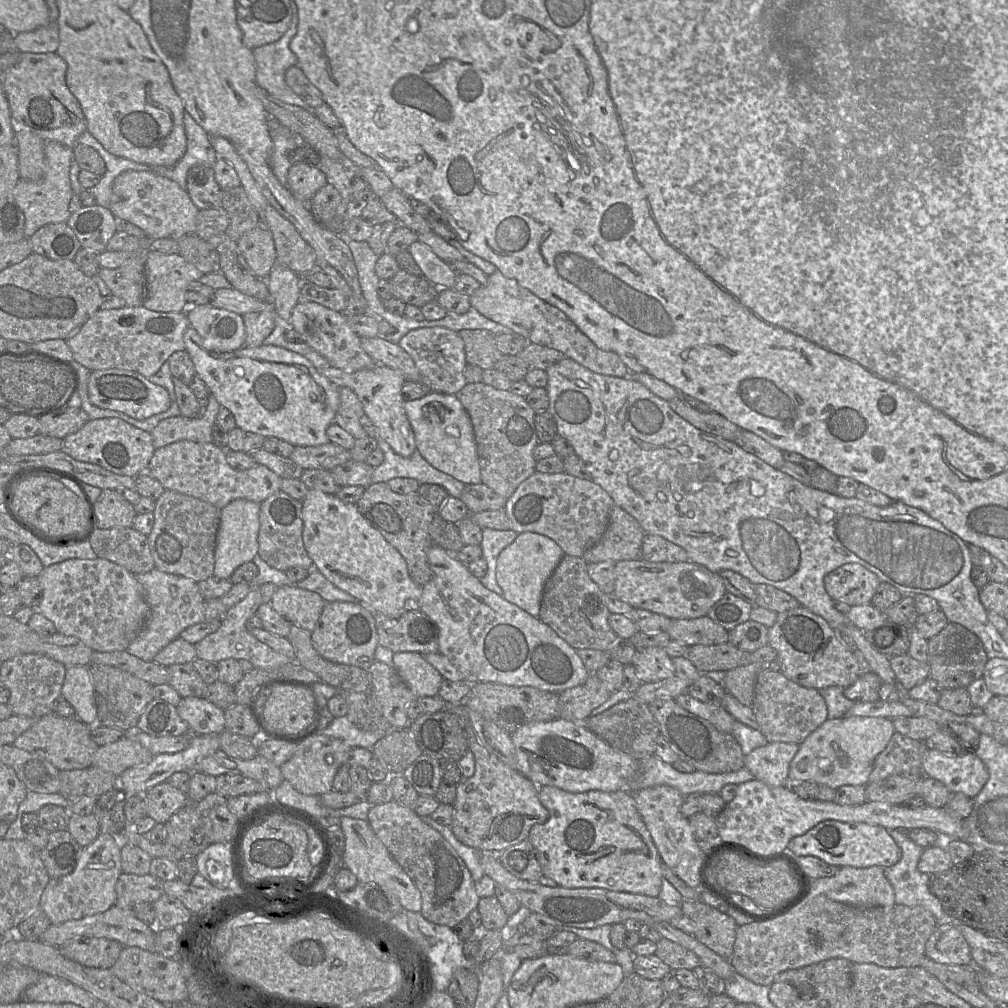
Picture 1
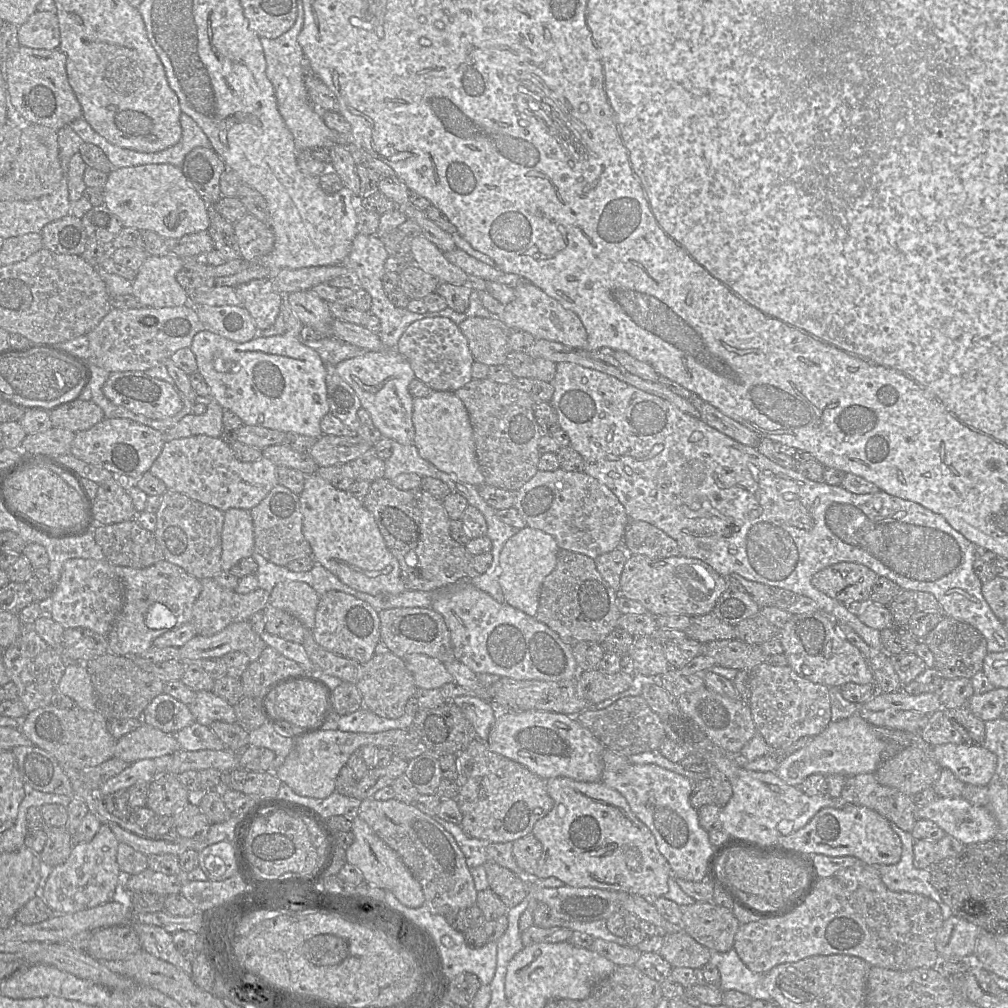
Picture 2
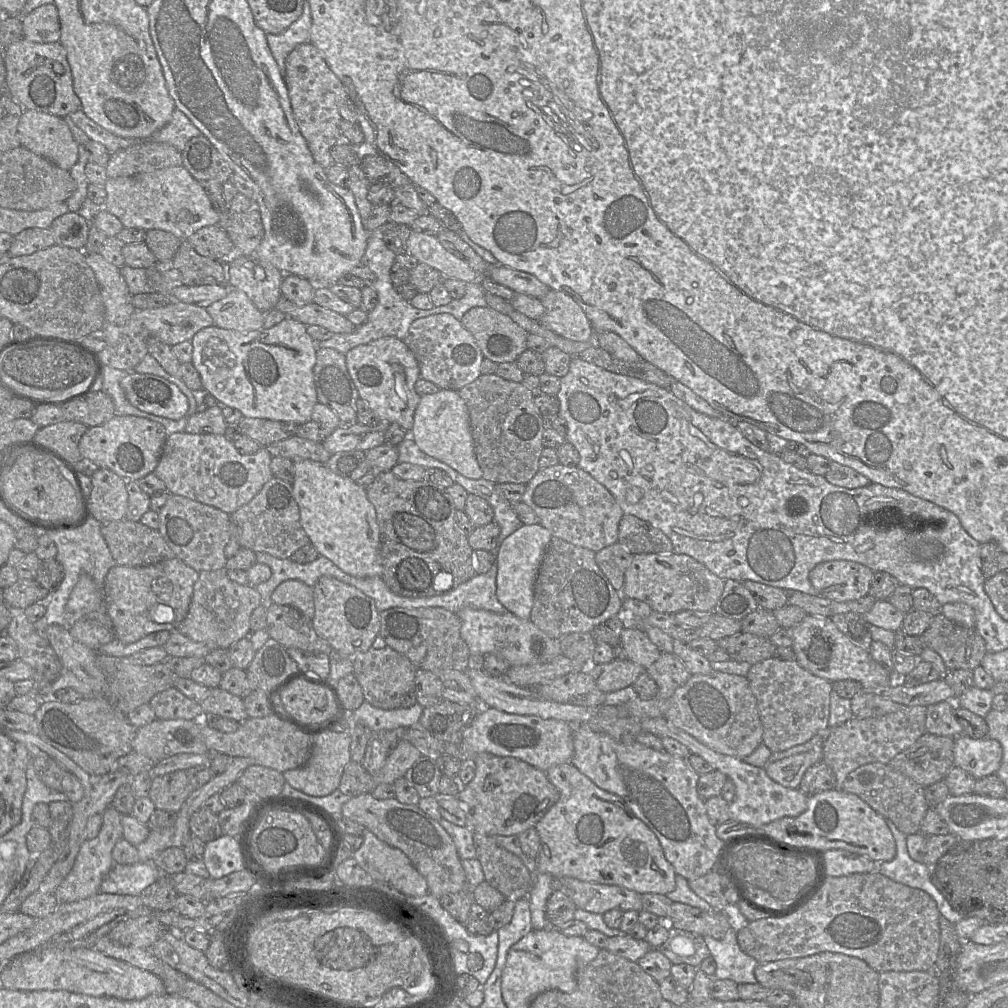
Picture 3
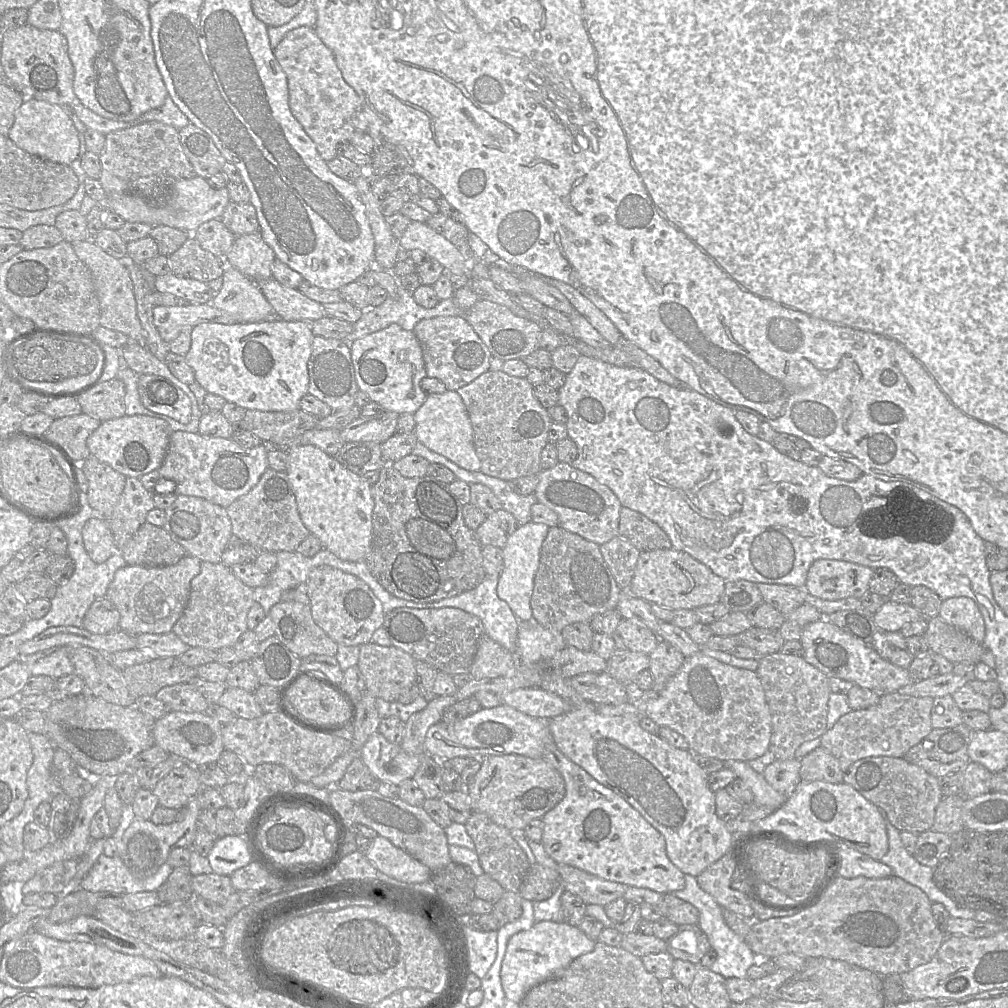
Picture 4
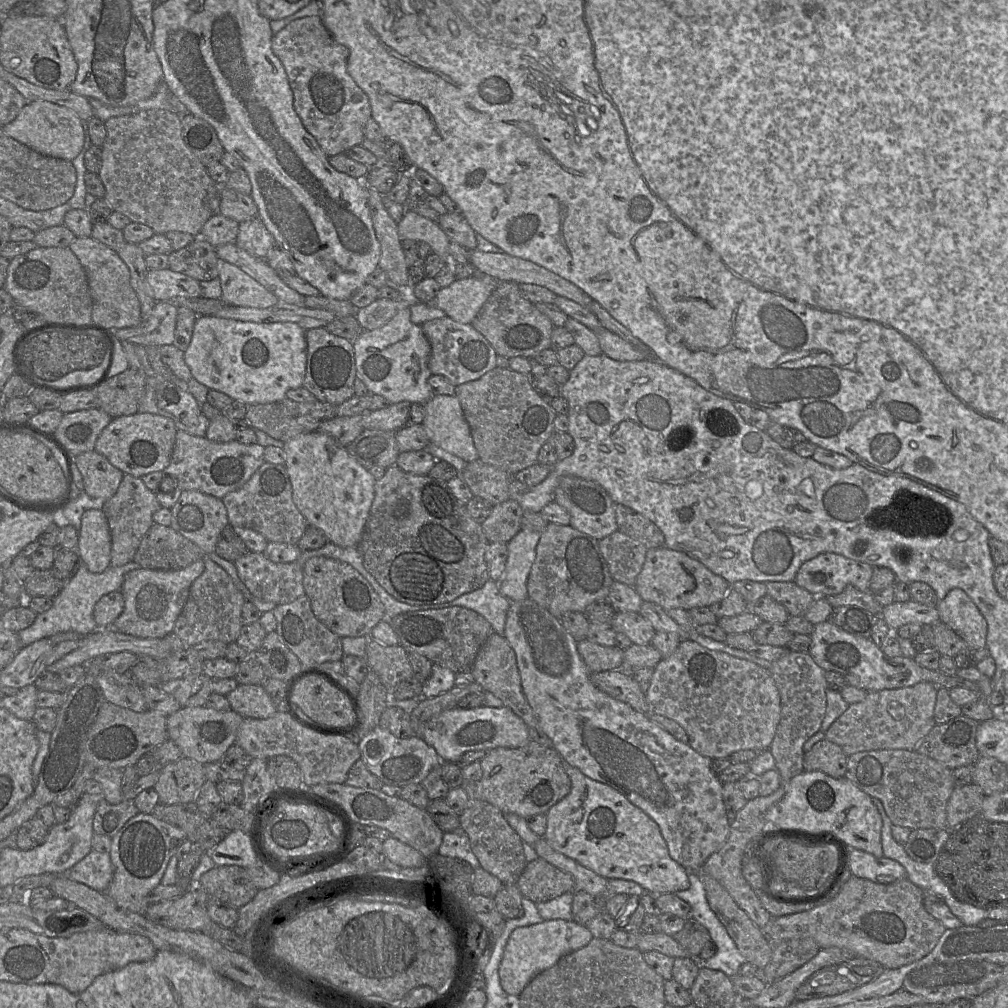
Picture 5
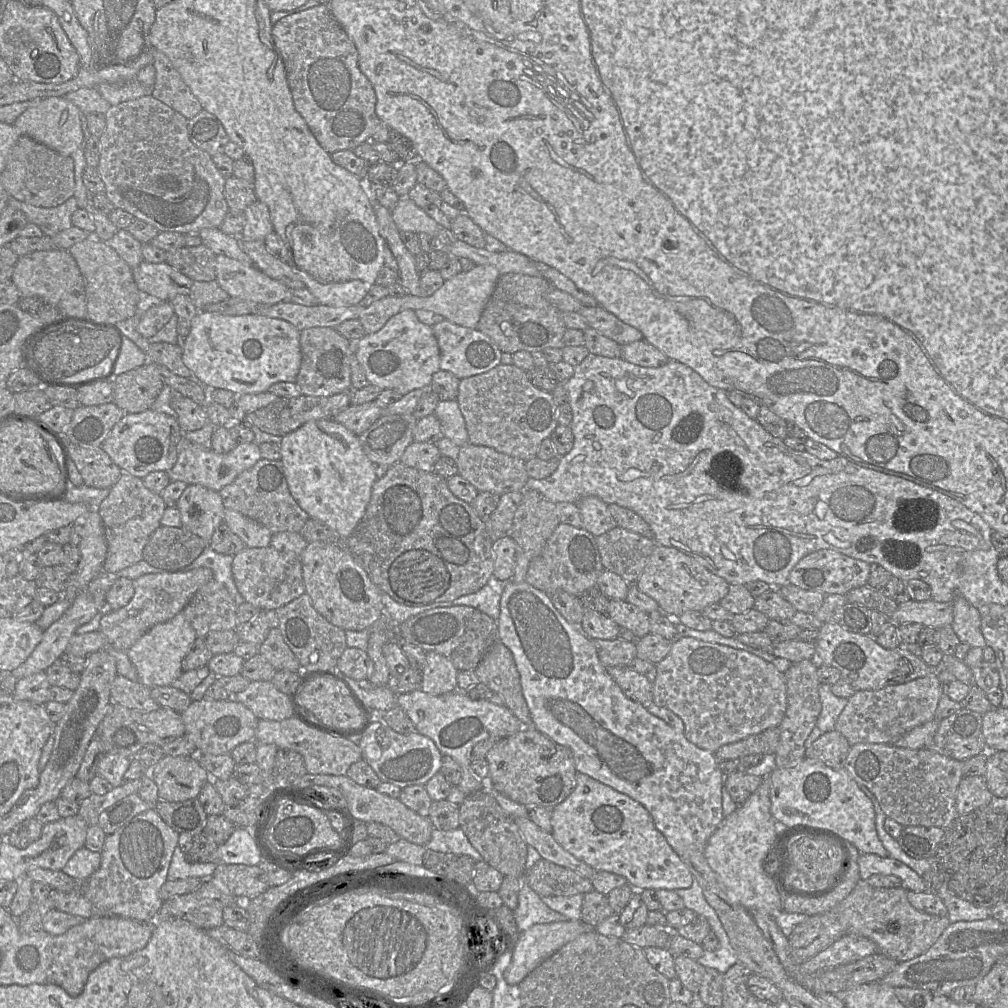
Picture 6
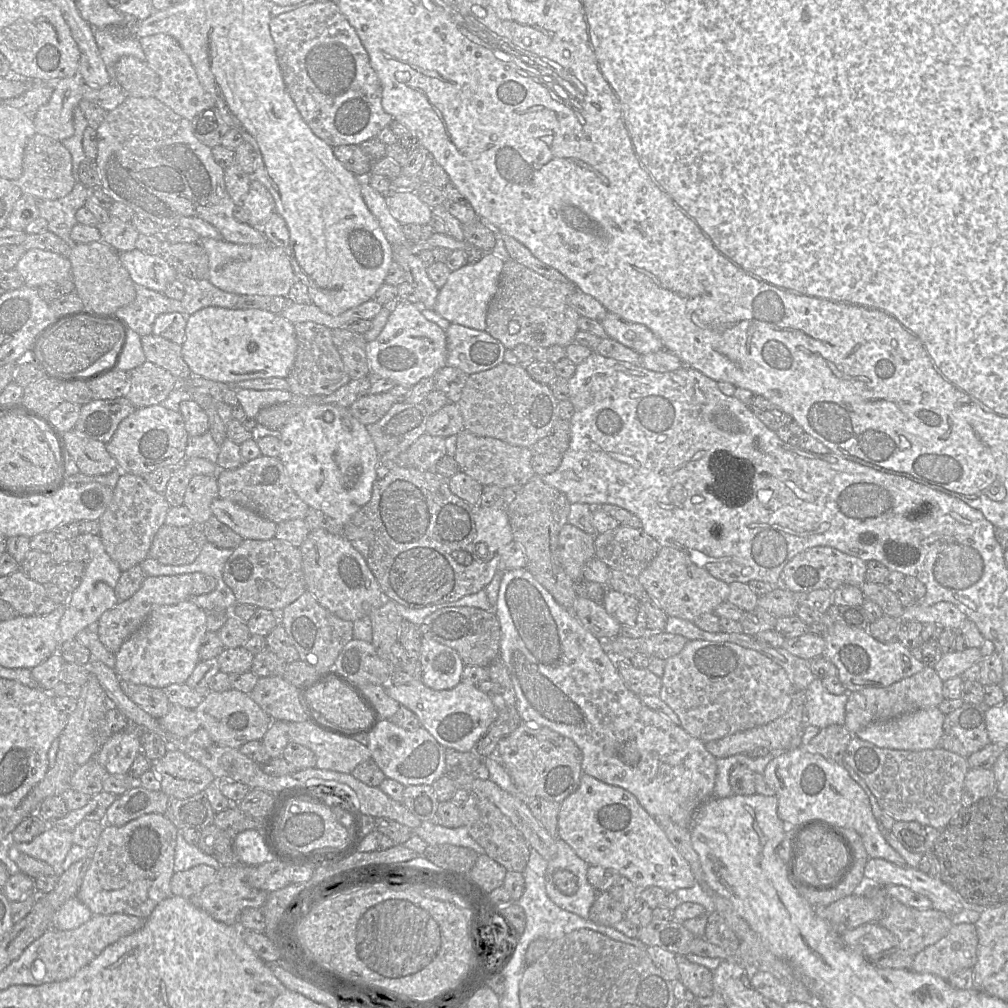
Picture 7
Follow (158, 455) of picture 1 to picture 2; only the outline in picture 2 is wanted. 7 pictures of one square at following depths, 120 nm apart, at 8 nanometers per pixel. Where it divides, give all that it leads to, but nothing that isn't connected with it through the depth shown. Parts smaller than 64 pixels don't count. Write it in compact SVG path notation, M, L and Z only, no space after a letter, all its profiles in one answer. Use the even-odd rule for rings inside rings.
M195 435L166 441L149 472L164 482L167 490L179 492L222 512L230 508L250 510L259 504L278 482L276 466L261 457L252 462L238 460L220 437Z

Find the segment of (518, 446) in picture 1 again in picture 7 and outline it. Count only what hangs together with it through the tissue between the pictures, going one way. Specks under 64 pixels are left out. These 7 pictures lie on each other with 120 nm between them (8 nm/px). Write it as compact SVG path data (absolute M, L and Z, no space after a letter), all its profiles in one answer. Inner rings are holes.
M502 362L489 370L471 374L458 402L463 429L476 436L497 438L528 448L547 437L559 419L559 401L550 386L535 381L525 367Z

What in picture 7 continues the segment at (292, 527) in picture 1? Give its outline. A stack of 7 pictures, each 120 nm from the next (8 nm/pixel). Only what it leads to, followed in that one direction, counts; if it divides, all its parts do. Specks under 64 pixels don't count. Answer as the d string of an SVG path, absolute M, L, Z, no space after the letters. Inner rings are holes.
M260 455L235 469L218 470L219 497L230 500L278 524L304 519L309 506L293 490L287 472L279 457Z

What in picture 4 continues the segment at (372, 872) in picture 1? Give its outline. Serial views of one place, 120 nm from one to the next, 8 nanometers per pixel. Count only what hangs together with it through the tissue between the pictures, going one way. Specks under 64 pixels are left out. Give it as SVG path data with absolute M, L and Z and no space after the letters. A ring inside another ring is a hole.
M377 835L364 852L378 871L406 883L422 883L431 878L431 870L387 838Z

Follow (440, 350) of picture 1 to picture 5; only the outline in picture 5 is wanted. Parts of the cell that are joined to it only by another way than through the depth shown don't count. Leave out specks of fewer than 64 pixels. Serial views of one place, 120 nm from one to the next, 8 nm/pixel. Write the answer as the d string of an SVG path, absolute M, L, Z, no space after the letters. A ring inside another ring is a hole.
M445 316L421 325L431 346L429 369L433 375L447 377L454 386L478 380L497 366L497 352L472 324L463 324Z

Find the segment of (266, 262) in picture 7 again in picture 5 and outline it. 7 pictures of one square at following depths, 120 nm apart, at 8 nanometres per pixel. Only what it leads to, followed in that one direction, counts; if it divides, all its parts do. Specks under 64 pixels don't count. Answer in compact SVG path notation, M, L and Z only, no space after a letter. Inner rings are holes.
M218 259L218 278L220 279L225 305L236 307L268 308L279 299L237 266Z

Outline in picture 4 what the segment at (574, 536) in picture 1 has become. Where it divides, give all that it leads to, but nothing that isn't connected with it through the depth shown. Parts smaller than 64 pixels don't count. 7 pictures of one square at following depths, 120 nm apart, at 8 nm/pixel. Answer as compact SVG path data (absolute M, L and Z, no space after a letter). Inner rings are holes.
M560 461L553 468L542 470L539 478L534 494L539 503L556 512L559 517L558 526L598 545L618 535L622 505L610 488L599 483L590 474Z

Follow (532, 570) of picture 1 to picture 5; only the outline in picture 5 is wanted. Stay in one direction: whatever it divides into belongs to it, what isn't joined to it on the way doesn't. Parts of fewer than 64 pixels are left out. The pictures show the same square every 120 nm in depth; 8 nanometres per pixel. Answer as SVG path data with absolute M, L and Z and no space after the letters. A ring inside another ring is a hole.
M521 529L507 544L506 568L498 585L511 602L528 598L527 581L541 535L541 532Z

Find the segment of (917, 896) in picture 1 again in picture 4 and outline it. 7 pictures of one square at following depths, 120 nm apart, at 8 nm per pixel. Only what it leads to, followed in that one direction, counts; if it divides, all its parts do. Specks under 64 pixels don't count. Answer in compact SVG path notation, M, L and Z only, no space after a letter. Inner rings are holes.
M879 808L879 811L887 828L889 842L888 852L880 861L891 867L894 876L898 876L924 891L932 903L943 904L952 917L974 919L975 911L981 910L960 907L940 890L933 881L934 868L919 863L906 850L901 839L901 831L892 825L882 808Z

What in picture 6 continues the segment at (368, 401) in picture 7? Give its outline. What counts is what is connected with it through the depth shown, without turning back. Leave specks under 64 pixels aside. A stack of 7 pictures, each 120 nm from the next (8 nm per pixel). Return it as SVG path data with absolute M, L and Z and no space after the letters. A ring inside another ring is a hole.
M376 401L359 405L350 405L336 415L333 420L345 426L359 436L383 415L383 409Z

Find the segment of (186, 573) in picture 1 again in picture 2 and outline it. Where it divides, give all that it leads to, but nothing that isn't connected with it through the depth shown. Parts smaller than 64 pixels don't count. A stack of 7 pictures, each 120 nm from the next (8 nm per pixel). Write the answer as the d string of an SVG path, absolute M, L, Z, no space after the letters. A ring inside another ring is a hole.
M166 490L161 495L161 504L156 514L153 532L160 546L164 560L173 563L197 579L211 578L222 571L221 533L224 512L194 500L179 492Z

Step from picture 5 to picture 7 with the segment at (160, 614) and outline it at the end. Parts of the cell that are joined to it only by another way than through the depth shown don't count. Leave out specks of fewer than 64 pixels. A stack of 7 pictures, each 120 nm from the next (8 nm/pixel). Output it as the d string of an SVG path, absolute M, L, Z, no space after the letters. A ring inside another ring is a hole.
M201 572L147 576L133 596L124 601L118 601L116 605L101 615L98 620L98 637L101 643L115 654L122 644L142 625L153 607L178 604L190 597L208 594L215 588L215 578Z

